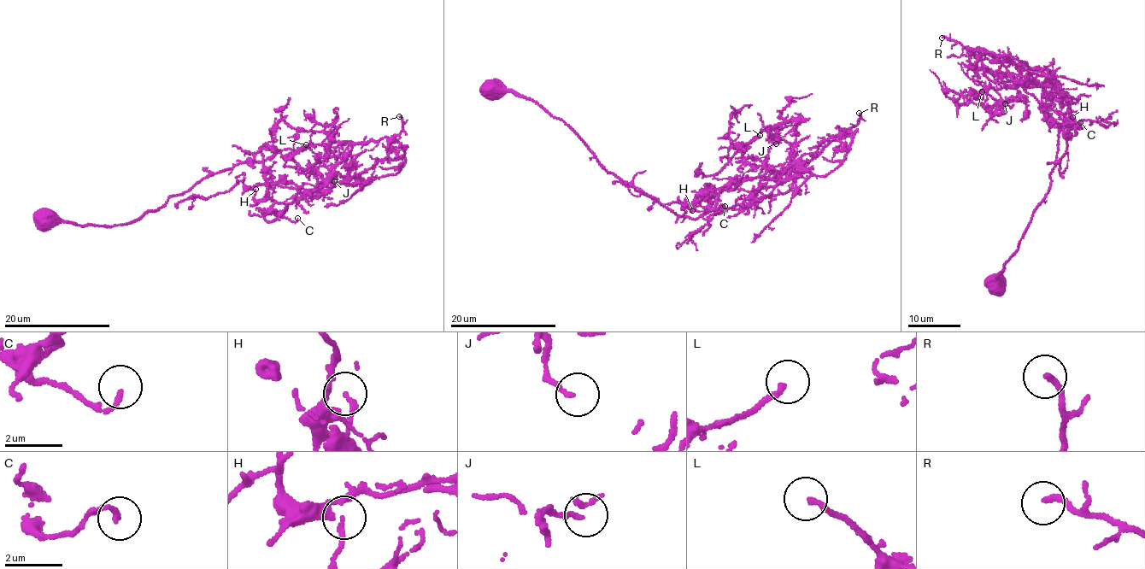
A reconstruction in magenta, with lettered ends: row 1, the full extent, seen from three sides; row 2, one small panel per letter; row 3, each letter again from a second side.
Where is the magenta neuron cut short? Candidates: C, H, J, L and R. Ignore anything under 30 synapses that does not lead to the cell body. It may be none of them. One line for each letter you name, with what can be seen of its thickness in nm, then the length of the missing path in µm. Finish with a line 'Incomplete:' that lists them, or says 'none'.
Incomplete: none

